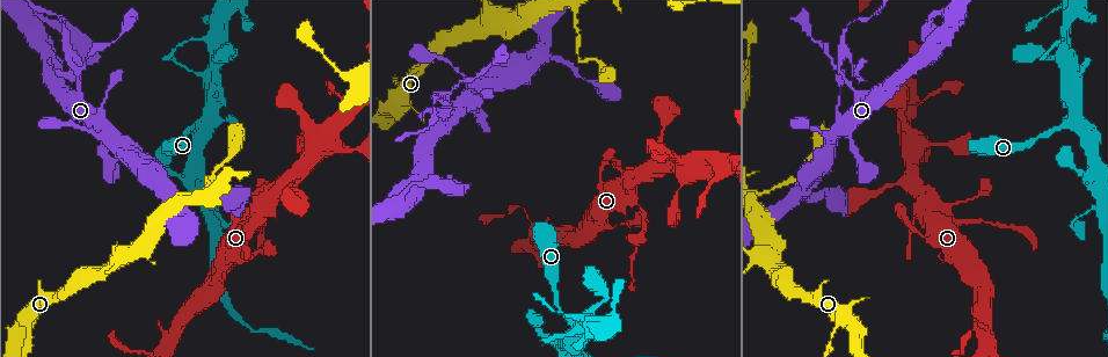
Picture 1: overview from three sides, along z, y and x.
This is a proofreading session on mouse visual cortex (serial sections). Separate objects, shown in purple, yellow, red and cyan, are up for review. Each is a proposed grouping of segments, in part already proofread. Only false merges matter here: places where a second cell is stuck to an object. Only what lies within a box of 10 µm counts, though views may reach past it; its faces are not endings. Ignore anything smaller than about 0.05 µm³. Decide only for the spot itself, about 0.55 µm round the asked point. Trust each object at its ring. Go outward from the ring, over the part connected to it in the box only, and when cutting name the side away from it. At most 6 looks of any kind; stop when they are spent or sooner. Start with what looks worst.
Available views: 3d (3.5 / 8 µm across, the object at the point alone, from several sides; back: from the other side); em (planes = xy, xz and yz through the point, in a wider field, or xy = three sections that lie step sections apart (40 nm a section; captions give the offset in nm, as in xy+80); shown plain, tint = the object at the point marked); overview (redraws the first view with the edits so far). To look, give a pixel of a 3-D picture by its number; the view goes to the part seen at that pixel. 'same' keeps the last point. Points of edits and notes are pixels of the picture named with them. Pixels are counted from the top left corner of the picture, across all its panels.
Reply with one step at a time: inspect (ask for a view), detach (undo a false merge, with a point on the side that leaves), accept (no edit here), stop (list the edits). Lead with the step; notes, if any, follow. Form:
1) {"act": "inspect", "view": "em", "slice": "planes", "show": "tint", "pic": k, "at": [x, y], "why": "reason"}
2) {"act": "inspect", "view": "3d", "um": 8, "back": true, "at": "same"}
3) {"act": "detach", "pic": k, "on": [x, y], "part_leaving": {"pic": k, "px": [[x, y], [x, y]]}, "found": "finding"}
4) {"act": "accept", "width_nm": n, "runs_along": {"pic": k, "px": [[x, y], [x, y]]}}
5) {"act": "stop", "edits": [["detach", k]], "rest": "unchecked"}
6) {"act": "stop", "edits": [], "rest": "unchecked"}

{"act": "inspect", "view": "3d", "um": 3.5, "pic": 1, "at": [79, 72], "why": "branch point"}

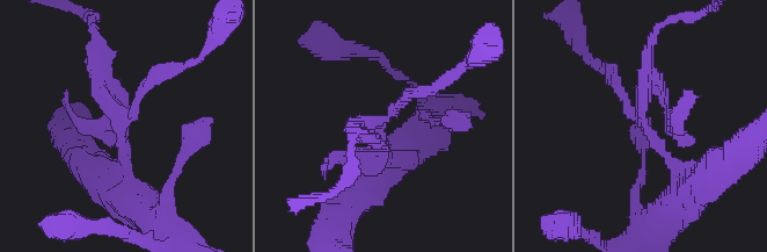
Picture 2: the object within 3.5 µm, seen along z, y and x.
{"act": "inspect", "view": "em", "slice": "planes", "show": "tint", "pic": 2, "at": [381, 126]}

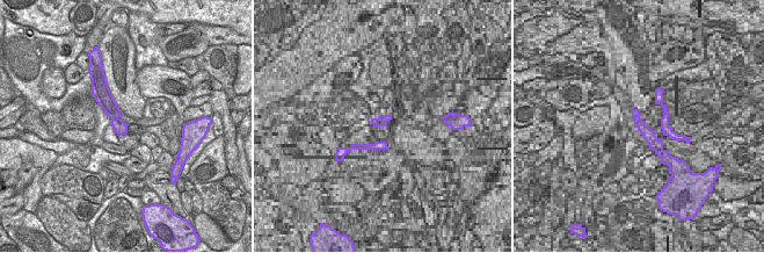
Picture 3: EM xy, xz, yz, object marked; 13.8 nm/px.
{"act": "detach", "pic": 2, "on": [345, 157], "found": "a second cell is stuck on"}

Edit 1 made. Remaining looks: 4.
{"act": "inspect", "view": "overview", "why": "redraw"}

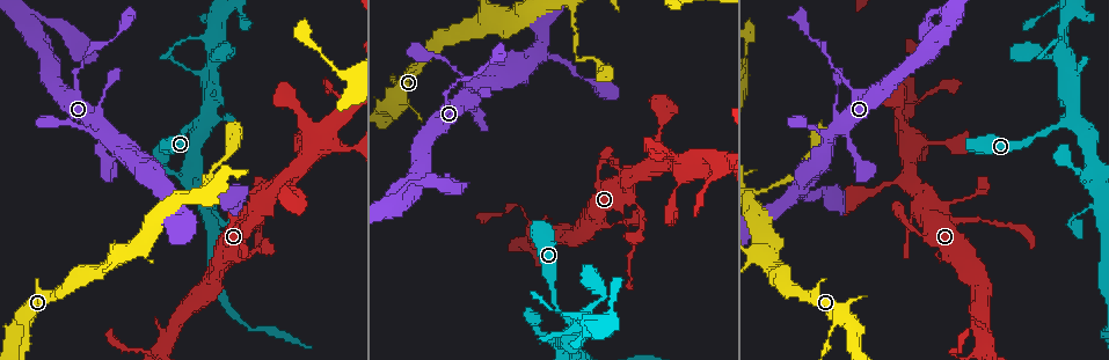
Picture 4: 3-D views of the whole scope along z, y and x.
{"act": "inspect", "view": "3d", "um": 3.5, "back": true, "pic": 4, "at": [765, 188], "why": "abrupt turn"}

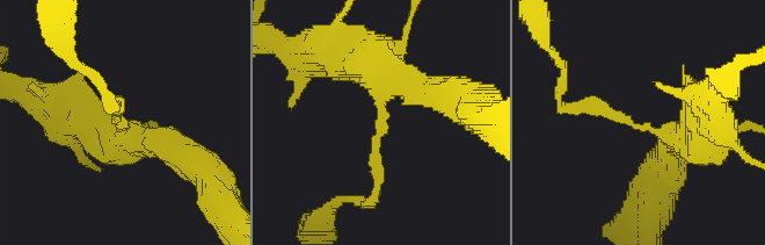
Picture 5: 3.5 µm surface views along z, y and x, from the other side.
{"act": "accept", "runs_along": {"pic": 5, "px": [[417, 88], [383, 94], [376, 193]]}, "found": "one cell here"}

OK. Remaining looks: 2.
{"act": "inspect", "view": "3d", "um": 3.5, "back": true, "pic": 4, "at": [851, 139], "why": "a narrow waist"}

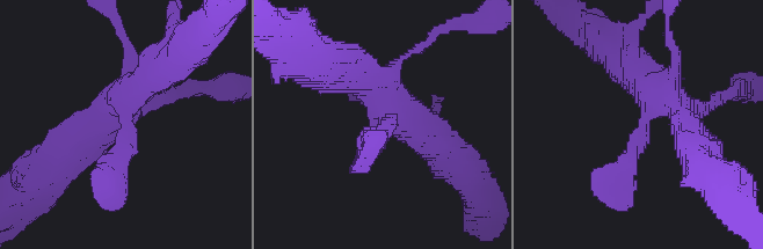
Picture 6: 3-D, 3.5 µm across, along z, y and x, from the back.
{"act": "inspect", "view": "em", "slice": "xy", "step": 2, "show": "tint", "pic": 6, "at": [644, 125], "arms": 4, "arm_widths_nm": [200, 300, 400, 450]}

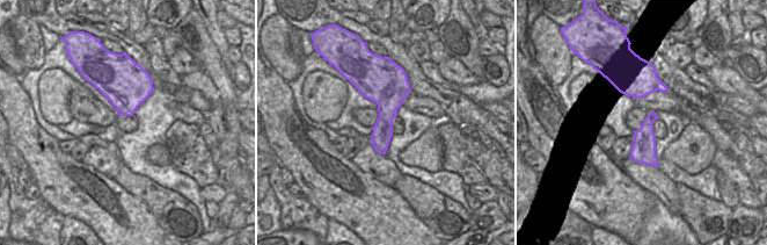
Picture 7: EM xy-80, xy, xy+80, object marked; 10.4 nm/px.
{"act": "accept", "found": "continuous, no second cell"}

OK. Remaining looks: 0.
{"act": "stop", "edits": [["detach", 2]], "rest": "unchecked"}

